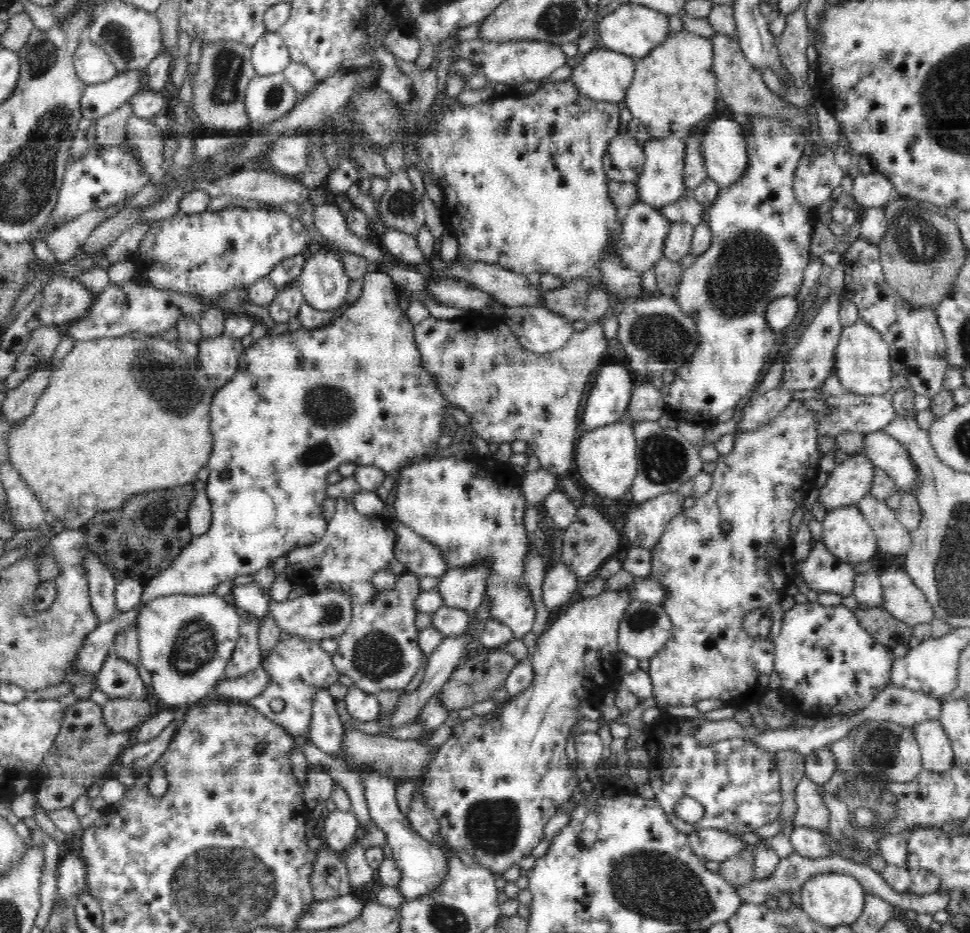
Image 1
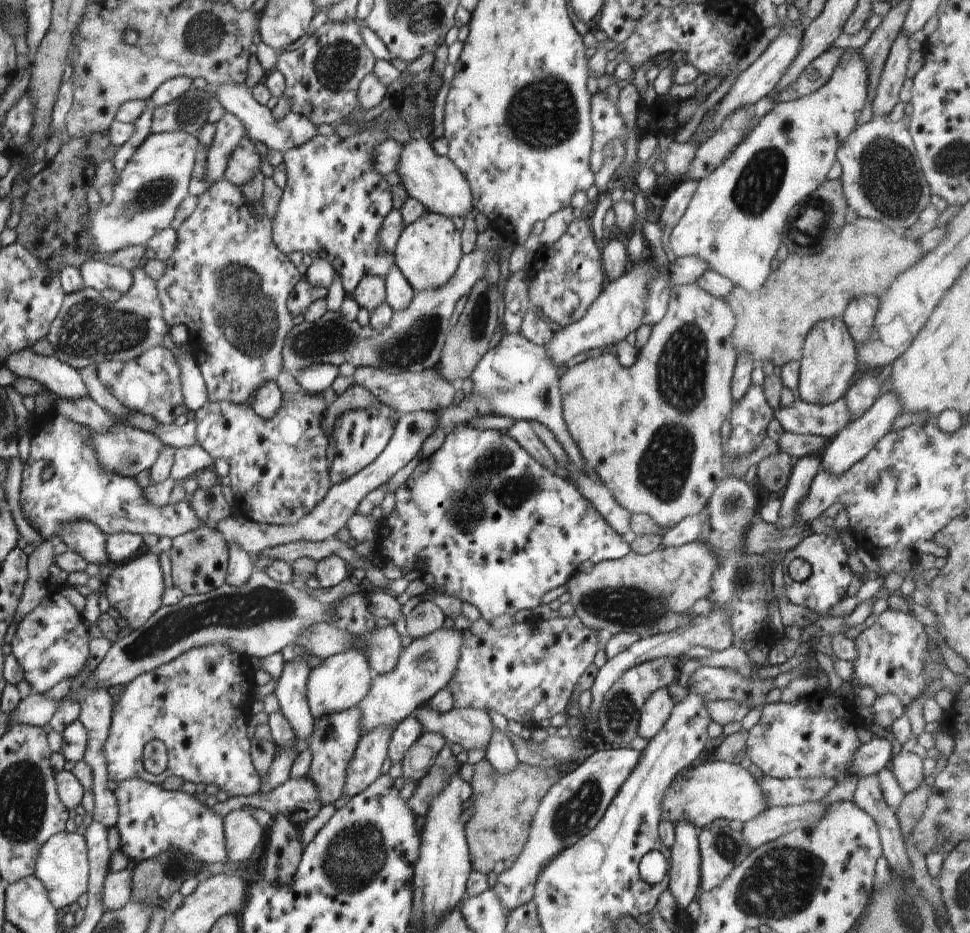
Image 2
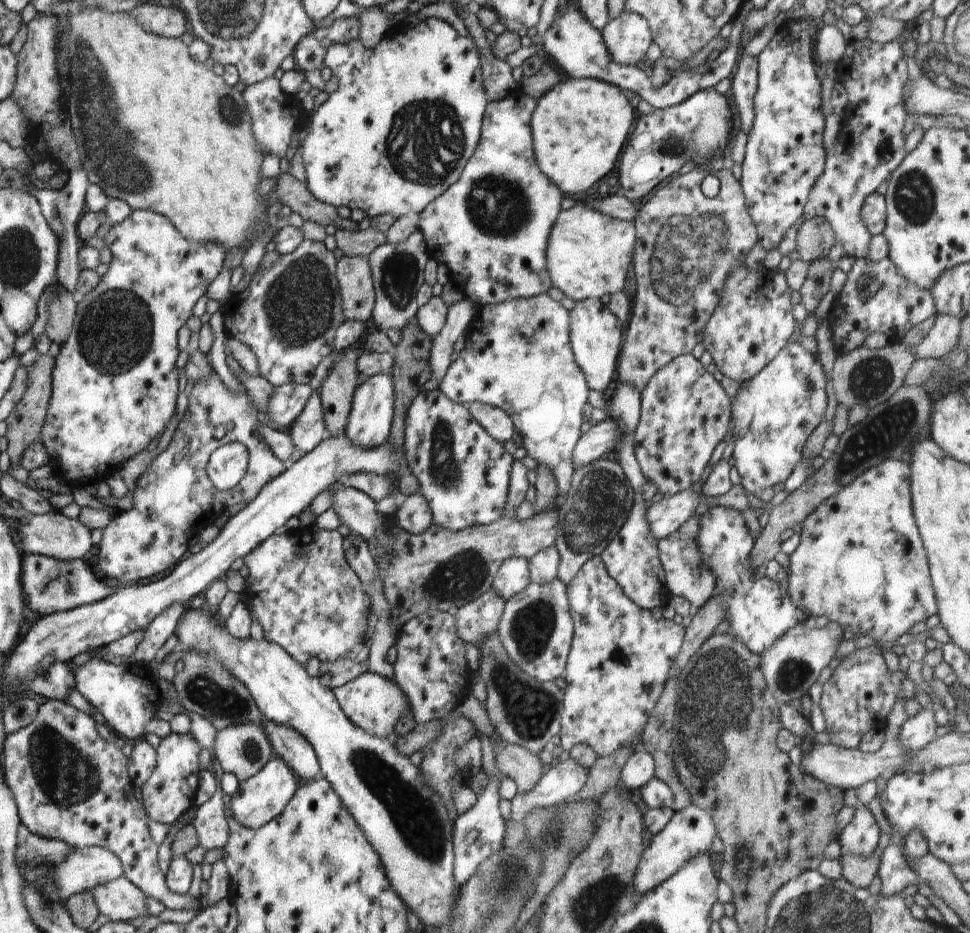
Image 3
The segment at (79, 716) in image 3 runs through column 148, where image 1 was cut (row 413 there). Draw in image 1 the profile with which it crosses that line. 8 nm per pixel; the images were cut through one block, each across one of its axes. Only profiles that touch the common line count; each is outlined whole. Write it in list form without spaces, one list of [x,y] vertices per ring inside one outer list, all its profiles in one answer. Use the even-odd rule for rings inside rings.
[[[835,369],[831,370],[831,373],[822,382],[822,398],[830,402],[830,406],[834,408],[834,412],[830,416],[820,416],[818,420],[818,430],[815,430],[815,434],[818,435],[818,444],[820,458],[828,454],[836,454],[837,444],[836,438],[844,432],[855,432],[859,434],[862,432],[876,432],[876,430],[883,430],[888,426],[897,413],[892,407],[892,397],[890,394],[886,395],[864,395],[860,396],[856,393],[846,394],[846,388],[840,382],[839,377],[835,375]]]

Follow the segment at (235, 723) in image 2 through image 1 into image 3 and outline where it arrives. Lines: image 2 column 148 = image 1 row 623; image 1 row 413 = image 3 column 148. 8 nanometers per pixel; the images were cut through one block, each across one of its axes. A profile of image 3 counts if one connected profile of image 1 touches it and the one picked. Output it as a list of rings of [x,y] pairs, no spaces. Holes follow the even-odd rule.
[[[171,732],[162,738],[157,752],[156,770],[142,786],[142,804],[146,805],[146,812],[150,818],[160,824],[174,825],[179,818],[195,805],[198,790],[198,754],[201,746],[192,734],[176,734]]]

